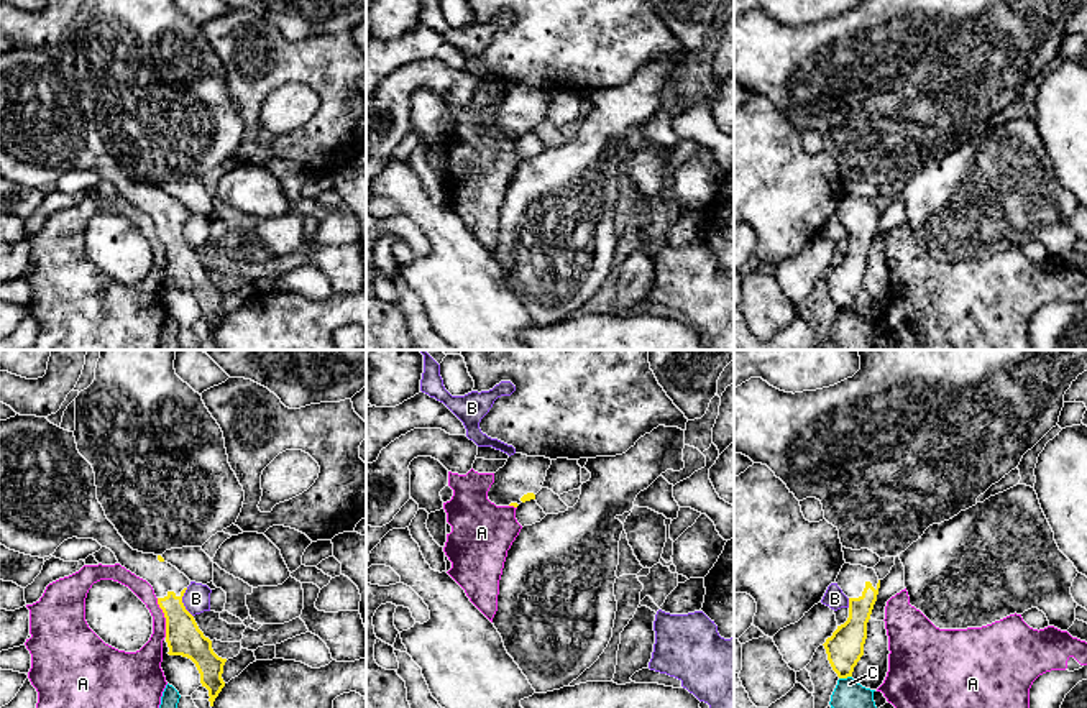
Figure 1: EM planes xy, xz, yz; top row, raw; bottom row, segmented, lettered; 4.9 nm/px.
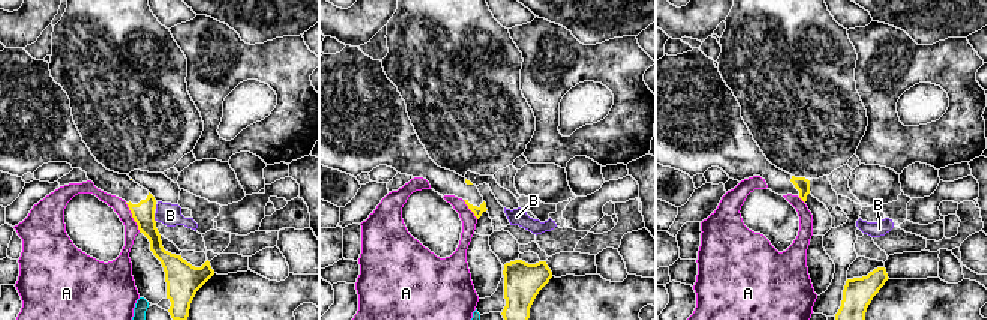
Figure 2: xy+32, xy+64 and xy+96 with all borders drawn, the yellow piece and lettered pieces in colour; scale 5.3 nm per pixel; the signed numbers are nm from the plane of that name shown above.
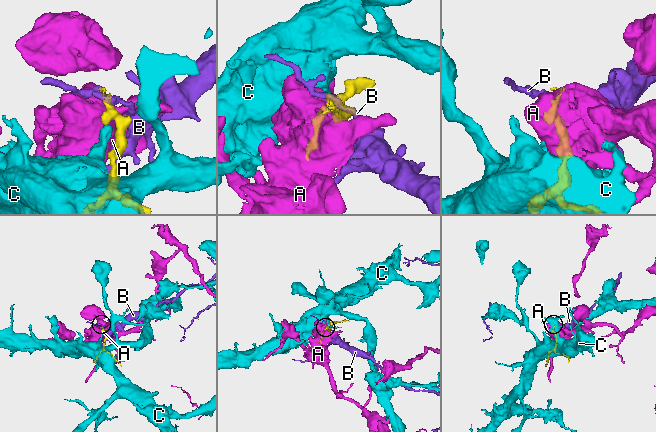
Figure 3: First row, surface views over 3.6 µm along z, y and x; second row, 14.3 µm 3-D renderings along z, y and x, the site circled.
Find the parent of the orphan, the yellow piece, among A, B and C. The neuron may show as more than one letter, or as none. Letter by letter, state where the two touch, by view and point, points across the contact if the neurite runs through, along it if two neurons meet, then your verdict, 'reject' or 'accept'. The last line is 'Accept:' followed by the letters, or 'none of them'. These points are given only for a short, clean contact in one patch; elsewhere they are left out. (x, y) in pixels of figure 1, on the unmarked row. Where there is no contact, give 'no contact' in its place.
A: meets yellow in xy at (165, 248); reject
B: meets yellow in xy at (183, 235); reject
C: meets yellow in yz at (844, 309); border along yz (851, 308), (839, 311); reject
Accept: none of them

